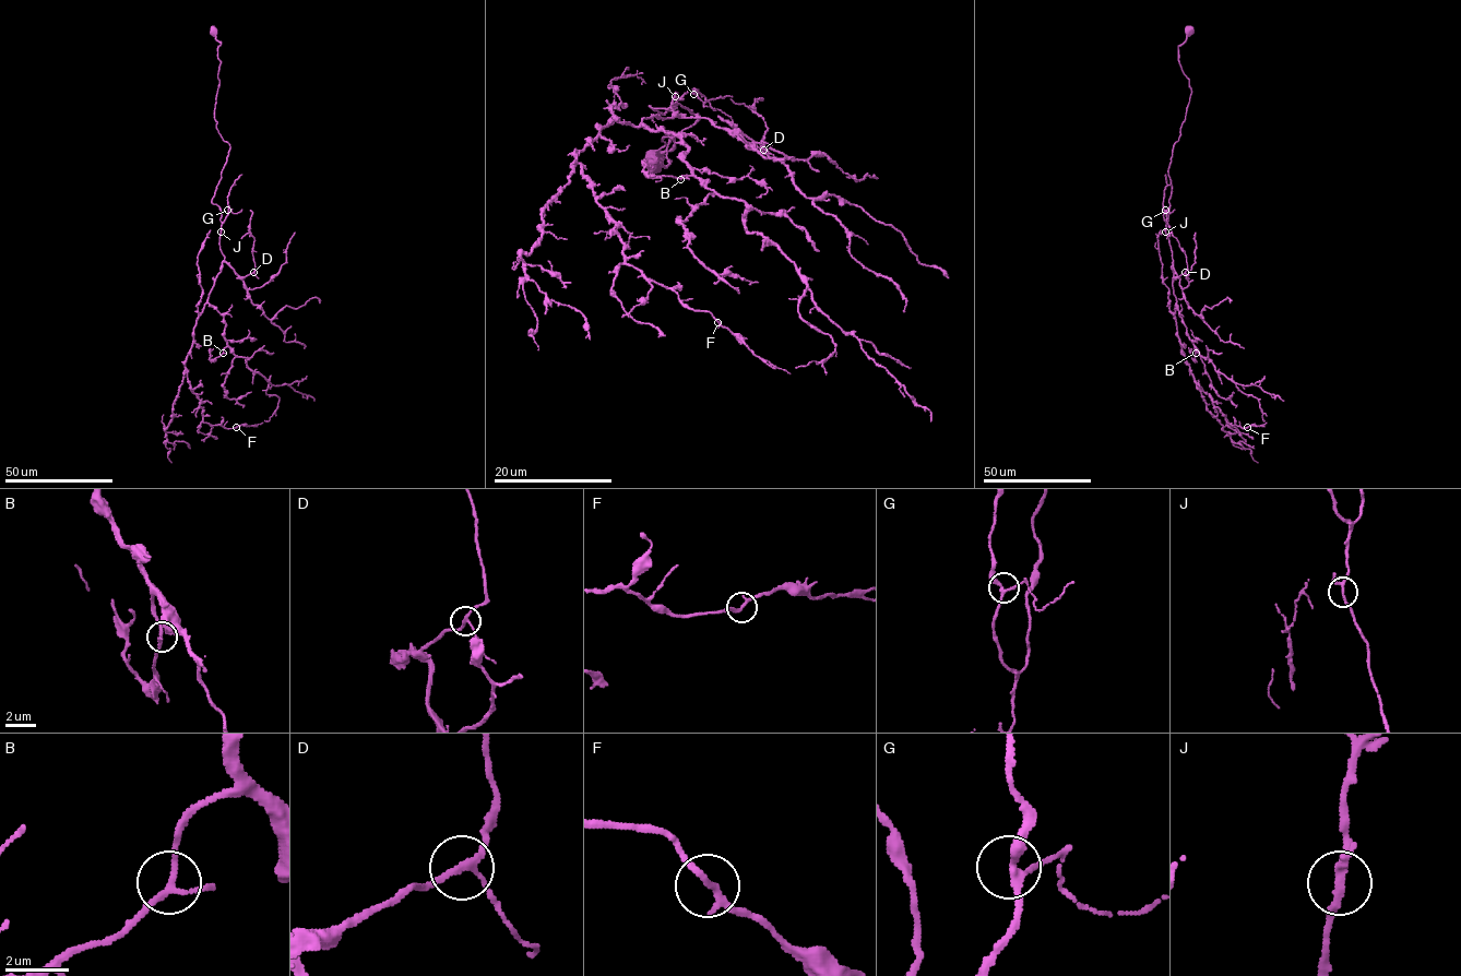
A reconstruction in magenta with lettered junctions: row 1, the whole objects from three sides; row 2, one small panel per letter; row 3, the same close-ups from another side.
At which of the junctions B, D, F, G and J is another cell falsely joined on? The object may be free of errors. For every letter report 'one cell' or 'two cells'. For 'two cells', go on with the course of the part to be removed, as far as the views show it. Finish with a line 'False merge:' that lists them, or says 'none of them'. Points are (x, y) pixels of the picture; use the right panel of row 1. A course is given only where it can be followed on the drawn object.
B: one cell
D: one cell
F: one cell
G: one cell
J: one cell
False merge: none of them

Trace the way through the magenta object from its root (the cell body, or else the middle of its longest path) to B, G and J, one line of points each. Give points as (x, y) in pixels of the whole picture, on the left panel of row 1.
B: (213, 32), (214, 116), (229, 150), (211, 201), (224, 260), (208, 301), (225, 324), (223, 353)
G: (213, 32), (221, 44), (214, 116), (216, 129), (229, 150), (211, 202), (218, 206), (222, 222), (227, 210)
J: (213, 32), (221, 44), (214, 119), (218, 133), (229, 145), (211, 201), (221, 212), (221, 231)

